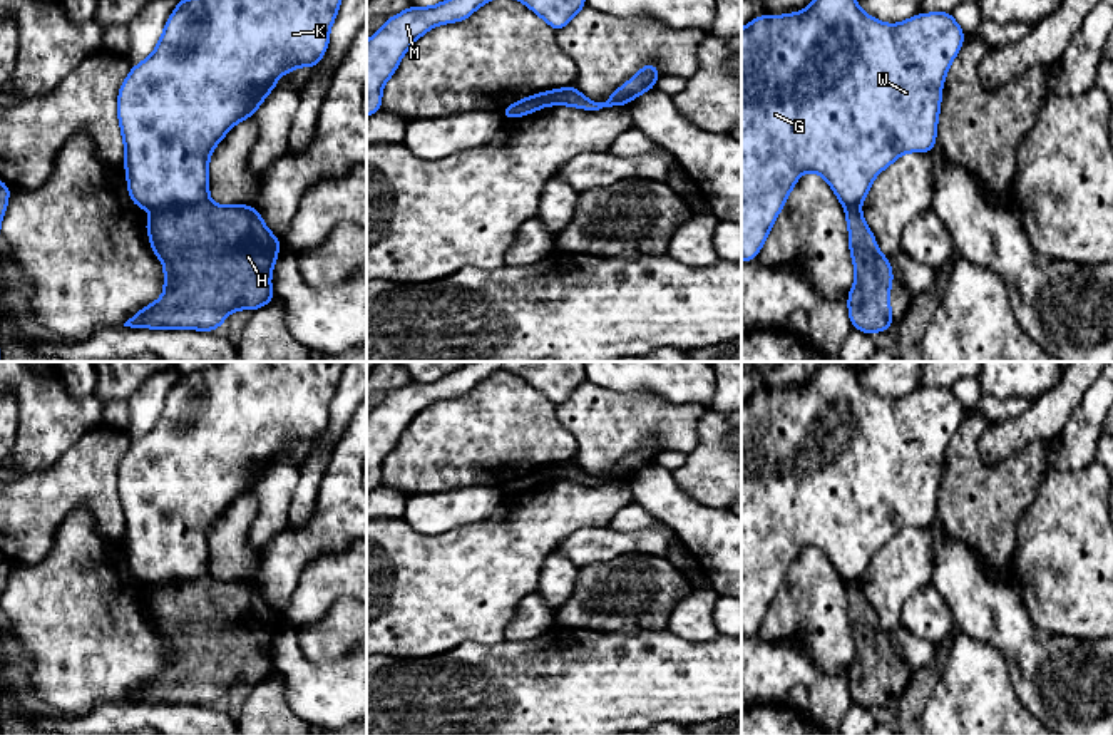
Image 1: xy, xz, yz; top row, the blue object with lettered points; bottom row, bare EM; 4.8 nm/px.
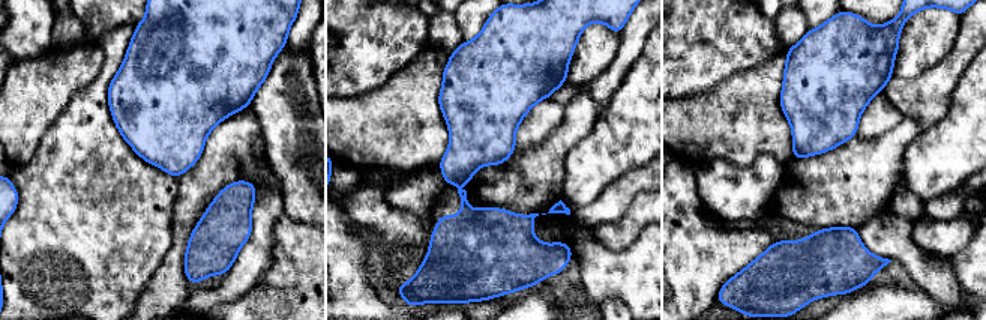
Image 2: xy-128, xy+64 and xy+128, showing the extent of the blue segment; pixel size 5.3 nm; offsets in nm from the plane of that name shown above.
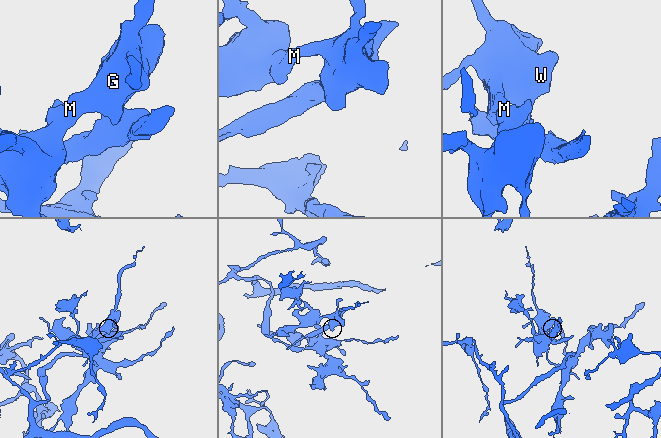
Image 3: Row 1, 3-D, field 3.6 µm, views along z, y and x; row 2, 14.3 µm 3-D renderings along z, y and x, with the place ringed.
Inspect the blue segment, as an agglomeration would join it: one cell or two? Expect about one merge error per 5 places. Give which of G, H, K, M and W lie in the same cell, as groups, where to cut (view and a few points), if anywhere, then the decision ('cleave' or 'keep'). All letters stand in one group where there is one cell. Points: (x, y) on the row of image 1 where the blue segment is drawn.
groups G K M W / H; cut xy (208, 198), (161, 210); cleave

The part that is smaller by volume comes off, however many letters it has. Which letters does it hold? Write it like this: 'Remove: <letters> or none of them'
Remove: H

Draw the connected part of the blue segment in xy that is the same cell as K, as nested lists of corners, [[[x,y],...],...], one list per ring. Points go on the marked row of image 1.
[[[179,0],[154,52],[131,67],[117,95],[131,201],[146,211],[208,201],[211,152],[233,126],[254,117],[283,74],[321,62],[340,3],[341,0]]]

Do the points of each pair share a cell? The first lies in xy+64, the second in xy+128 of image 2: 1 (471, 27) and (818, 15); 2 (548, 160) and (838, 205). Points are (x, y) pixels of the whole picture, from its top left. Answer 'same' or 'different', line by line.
1: same
2: same

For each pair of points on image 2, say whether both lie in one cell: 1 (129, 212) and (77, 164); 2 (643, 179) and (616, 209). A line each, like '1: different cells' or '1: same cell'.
1: same cell
2: same cell

